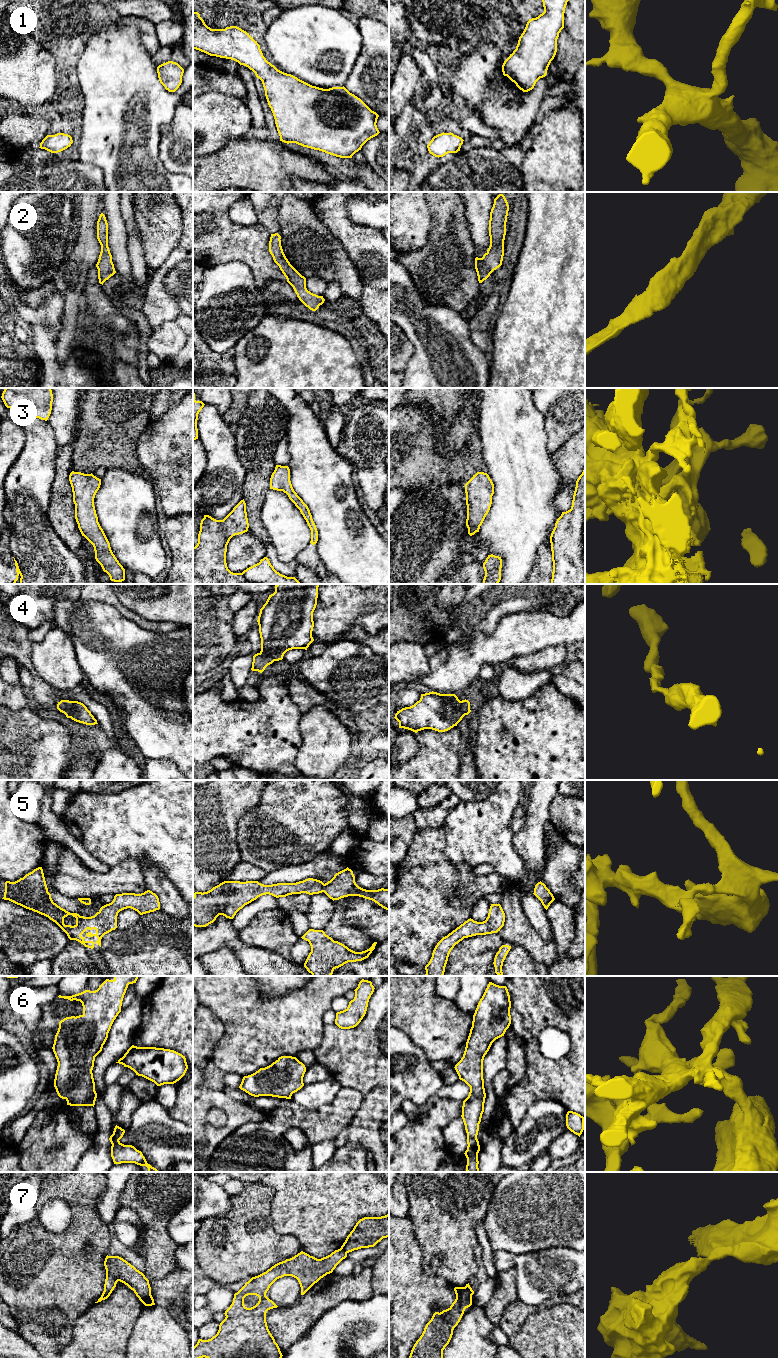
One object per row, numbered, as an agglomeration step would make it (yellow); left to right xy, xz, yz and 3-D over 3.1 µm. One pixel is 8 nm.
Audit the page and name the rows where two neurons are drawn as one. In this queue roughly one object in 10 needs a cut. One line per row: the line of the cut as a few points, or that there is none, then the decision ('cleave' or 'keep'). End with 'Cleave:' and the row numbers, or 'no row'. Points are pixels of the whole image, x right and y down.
1: no cut | keep
2: no cut | keep
3: no cut | keep
4: no cut | keep
5: no cut | keep
6: no cut | keep
7: xy (151, 1295), (143, 1303) | cleave
Cleave: 7

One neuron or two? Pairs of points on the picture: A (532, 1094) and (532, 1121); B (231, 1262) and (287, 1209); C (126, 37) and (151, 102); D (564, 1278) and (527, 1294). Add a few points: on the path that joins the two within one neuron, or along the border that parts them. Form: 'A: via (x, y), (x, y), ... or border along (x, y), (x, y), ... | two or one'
A: border along (555, 1100), (537, 1100), (527, 1110), (519, 1124) | two
B: border along (272, 1200), (272, 1226), (278, 1231), (293, 1235) | two
C: via (126, 53), (126, 77), (135, 86) | one
D: via (555, 1278), (543, 1278), (536, 1285) | one

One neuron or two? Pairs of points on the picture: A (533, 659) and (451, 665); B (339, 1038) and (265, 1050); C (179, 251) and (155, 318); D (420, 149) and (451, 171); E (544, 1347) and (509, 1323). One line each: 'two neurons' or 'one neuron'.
A: two neurons
B: two neurons
C: one neuron
D: two neurons
E: two neurons

